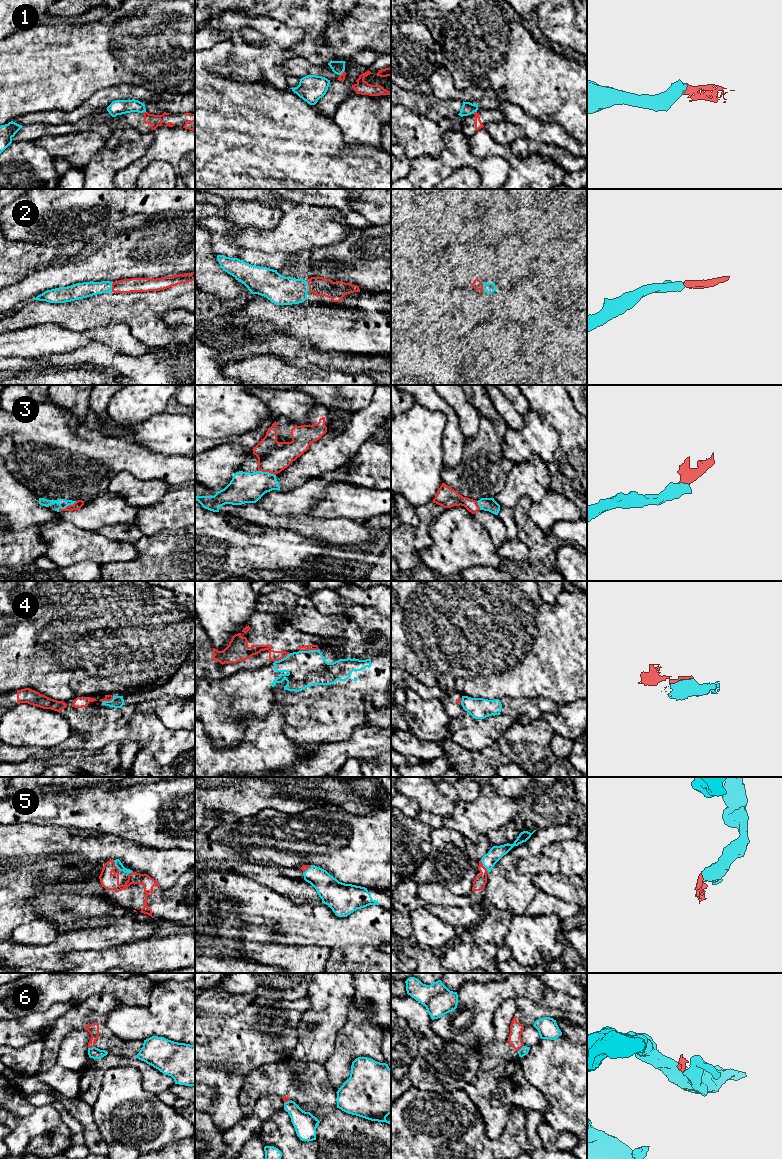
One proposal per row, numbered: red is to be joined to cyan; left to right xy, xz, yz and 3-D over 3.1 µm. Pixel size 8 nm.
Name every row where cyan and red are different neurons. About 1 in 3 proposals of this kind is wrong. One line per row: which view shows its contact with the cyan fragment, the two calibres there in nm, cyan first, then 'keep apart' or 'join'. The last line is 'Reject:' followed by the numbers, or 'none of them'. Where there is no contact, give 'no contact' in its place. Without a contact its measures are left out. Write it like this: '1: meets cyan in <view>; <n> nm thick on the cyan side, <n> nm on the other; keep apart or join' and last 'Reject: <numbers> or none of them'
1: meets cyan in yz; 100 nm thick on the cyan side, 60 nm on the other; keep apart
2: meets cyan in xy; 130 nm thick on the cyan side, 110 nm on the other; join
3: meets cyan in xy; 70 nm thick on the cyan side, 70 nm on the other; join
4: meets cyan in xz; 280 nm thick on the cyan side, 50 nm on the other; keep apart
5: meets cyan in xy; 60 nm thick on the cyan side, 140 nm on the other; join
6: meets cyan in xy; 90 nm thick on the cyan side, 90 nm on the other; keep apart
Reject: 1, 4, 6

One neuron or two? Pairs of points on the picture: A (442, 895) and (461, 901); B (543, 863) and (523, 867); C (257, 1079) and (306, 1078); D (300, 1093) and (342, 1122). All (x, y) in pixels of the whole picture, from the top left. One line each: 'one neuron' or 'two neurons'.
A: one neuron
B: one neuron
C: one neuron
D: one neuron

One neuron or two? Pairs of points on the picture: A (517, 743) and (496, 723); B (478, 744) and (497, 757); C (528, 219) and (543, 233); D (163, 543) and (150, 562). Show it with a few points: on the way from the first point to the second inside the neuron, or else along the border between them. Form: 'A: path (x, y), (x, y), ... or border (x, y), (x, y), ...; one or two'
A: border (503, 732), (489, 745), (484, 747); two
B: border (502, 734), (483, 748), (466, 749), (464, 747); two
C: path (532, 221), (540, 229); one
D: path (163, 548), (155, 557); one

